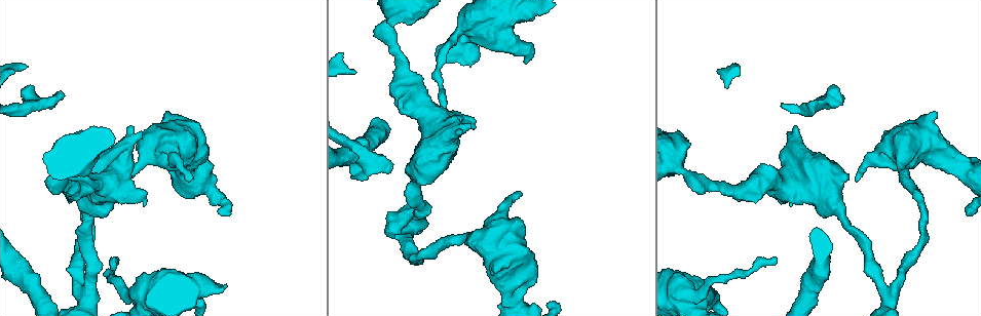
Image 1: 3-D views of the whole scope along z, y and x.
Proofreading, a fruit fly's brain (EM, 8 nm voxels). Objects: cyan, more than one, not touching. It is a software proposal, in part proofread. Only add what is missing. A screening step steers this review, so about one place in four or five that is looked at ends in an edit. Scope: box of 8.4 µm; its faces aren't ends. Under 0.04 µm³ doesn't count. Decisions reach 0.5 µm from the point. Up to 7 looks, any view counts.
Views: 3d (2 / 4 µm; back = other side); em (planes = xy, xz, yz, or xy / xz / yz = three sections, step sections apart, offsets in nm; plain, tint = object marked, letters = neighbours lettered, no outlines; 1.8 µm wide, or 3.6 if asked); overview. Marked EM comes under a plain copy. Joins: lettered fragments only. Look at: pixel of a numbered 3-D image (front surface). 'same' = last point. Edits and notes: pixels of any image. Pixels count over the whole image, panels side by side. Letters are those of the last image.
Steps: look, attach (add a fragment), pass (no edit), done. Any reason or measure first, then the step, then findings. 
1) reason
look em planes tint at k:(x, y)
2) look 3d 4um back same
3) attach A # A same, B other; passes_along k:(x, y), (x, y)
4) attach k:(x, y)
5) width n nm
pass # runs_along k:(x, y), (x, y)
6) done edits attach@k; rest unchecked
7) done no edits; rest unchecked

an open end
look 3d 4um at 1:(856, 180)

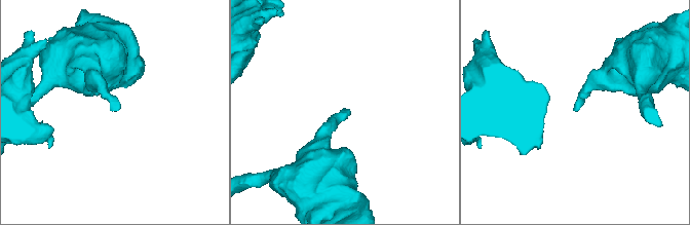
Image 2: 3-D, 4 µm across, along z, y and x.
shape alone is not enough
look em xz step 4 letters at 2:(348, 110)

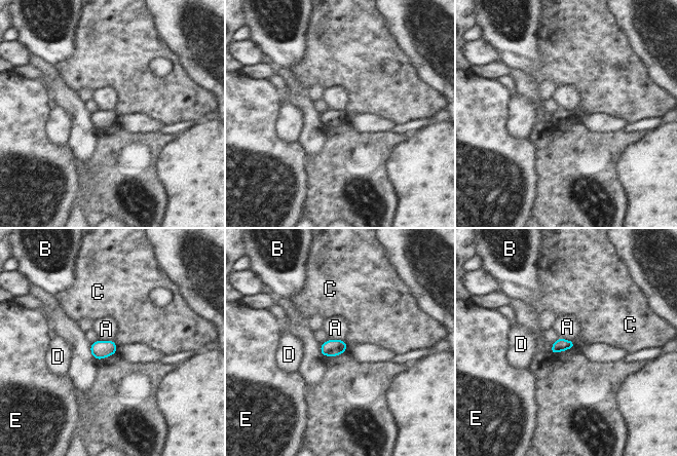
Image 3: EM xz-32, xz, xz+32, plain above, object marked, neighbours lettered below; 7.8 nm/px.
another direction
look em planes letters same

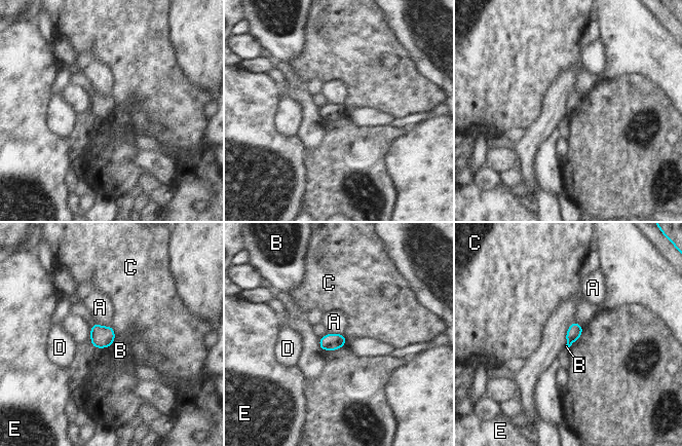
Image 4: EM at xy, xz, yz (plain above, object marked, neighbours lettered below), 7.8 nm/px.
width 120 nm
pass # A other, B other, C other, D other, E other; border 4:(572, 321), (566, 333), (565, 345); no lettered fragment goes on from it

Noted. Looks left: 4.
an open end
look 3d 4um at 1:(389, 167)

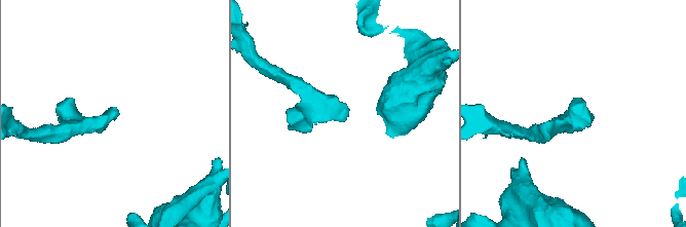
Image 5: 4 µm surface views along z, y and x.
look em planes letters at 5:(116, 109)

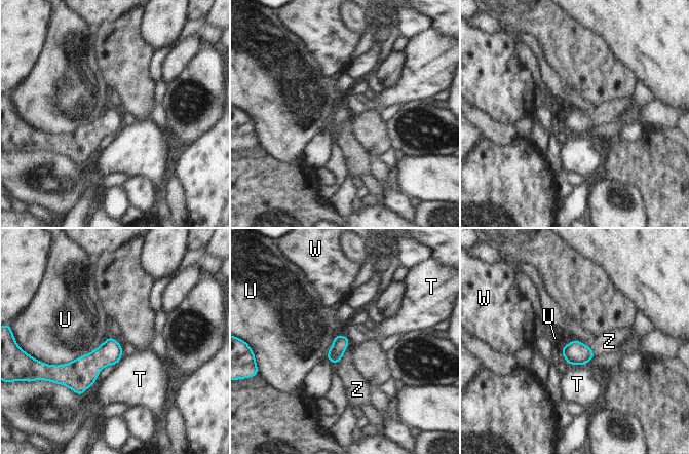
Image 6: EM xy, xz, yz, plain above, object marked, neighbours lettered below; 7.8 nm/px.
attach Z # T other, U other, W other, Z same; passes_along 6:(575, 352), (592, 351), (609, 341); it goes on there

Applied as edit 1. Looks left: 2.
done edits attach@6; rest unchecked

